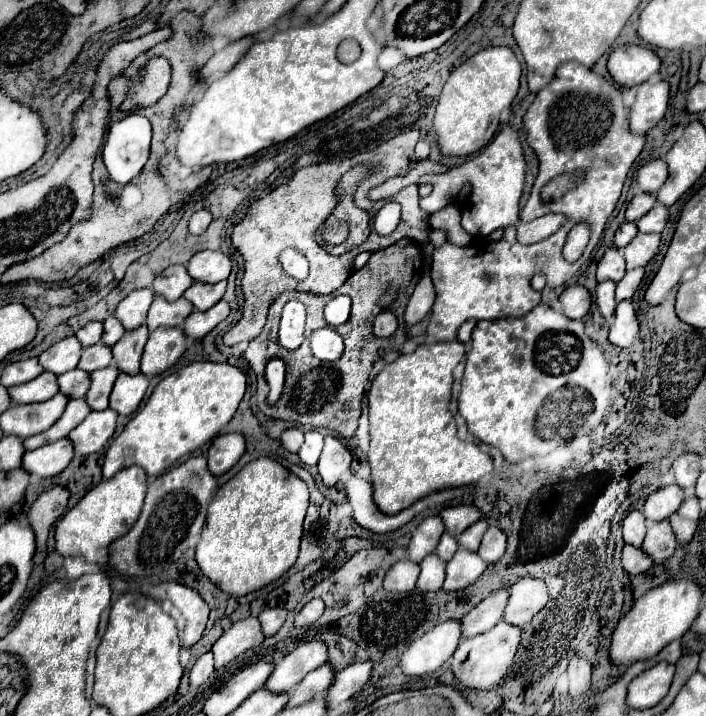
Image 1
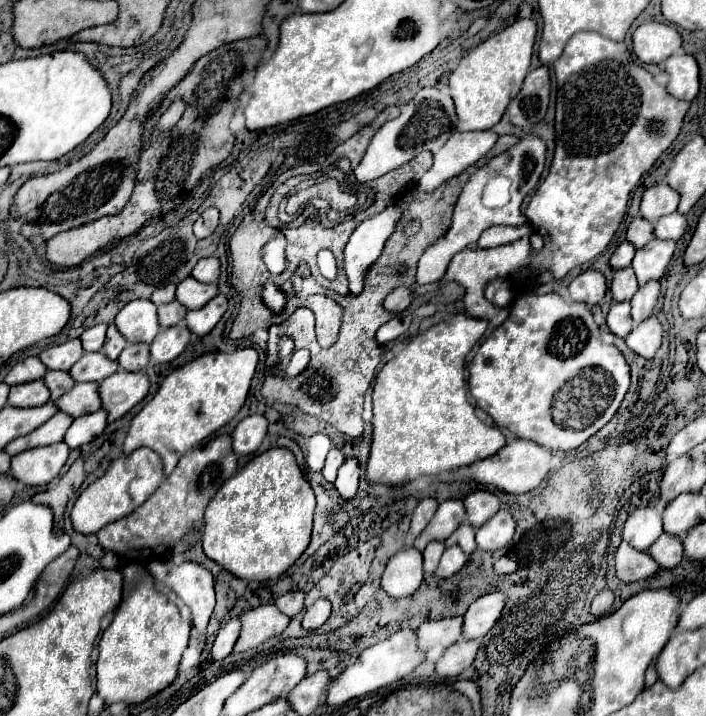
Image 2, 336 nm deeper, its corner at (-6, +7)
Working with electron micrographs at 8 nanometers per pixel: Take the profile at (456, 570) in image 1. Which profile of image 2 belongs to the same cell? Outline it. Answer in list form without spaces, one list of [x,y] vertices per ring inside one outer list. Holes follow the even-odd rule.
[[[448,547],[438,563],[436,575],[438,577],[452,577],[454,573],[458,573],[464,567],[466,561],[468,561],[468,555],[460,547]]]

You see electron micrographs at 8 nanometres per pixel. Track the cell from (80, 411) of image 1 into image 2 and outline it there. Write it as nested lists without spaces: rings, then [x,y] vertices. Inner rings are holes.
[[[56,413],[54,417],[50,417],[44,425],[40,425],[36,431],[32,431],[30,435],[24,435],[24,437],[18,437],[14,439],[4,451],[14,457],[26,449],[32,449],[32,447],[46,447],[46,445],[54,445],[58,441],[62,441],[62,437],[66,435],[70,423],[74,419],[68,417],[66,413]]]

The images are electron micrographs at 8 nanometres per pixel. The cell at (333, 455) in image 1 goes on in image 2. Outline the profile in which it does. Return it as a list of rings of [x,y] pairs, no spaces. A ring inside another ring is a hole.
[[[346,459],[344,465],[340,467],[338,479],[336,479],[336,483],[334,483],[336,491],[340,493],[340,497],[342,497],[344,501],[354,499],[354,495],[356,495],[356,491],[358,491],[358,477],[360,477],[358,461],[356,461],[356,459]]]

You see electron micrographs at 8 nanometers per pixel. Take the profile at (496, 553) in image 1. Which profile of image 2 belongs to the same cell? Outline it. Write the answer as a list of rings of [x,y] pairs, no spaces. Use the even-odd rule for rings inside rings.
[[[500,509],[496,515],[492,515],[476,533],[478,549],[482,551],[496,551],[504,545],[508,545],[514,537],[516,523],[508,509]]]

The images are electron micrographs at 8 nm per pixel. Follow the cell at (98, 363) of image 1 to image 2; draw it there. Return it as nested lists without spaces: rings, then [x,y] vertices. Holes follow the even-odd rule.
[[[84,353],[80,357],[78,363],[74,363],[74,367],[70,369],[70,375],[74,381],[94,381],[100,383],[106,377],[110,377],[112,373],[116,373],[118,363],[116,361],[108,361],[104,357],[104,353]]]

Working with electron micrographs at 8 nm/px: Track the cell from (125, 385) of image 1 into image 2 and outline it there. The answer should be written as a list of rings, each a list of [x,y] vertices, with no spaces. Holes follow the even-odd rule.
[[[118,369],[98,385],[102,409],[108,413],[108,423],[126,415],[148,395],[150,383],[144,373],[128,373]]]

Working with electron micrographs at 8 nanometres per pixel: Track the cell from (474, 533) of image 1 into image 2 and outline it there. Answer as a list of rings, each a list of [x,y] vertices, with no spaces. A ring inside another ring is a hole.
[[[476,489],[468,493],[462,501],[466,507],[466,521],[474,527],[484,525],[500,509],[500,499],[484,489]]]

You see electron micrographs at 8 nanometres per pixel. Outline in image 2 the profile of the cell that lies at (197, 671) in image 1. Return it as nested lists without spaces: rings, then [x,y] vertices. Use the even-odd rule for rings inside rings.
[[[232,617],[232,619],[220,629],[220,633],[218,633],[216,641],[214,641],[214,649],[212,649],[214,659],[224,659],[226,655],[230,655],[230,651],[232,651],[236,639],[238,639],[238,635],[240,635],[240,629],[242,629],[242,625],[240,625],[240,619],[238,619],[238,617]]]

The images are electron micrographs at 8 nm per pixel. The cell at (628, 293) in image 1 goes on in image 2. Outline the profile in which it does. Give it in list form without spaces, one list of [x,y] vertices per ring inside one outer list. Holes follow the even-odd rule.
[[[652,281],[650,285],[644,285],[638,289],[638,293],[632,297],[632,319],[634,323],[642,323],[644,319],[652,317],[654,307],[660,297],[660,283]]]

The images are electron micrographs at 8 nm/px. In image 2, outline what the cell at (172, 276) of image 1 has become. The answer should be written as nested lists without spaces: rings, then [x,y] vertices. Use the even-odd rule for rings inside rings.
[[[166,285],[166,287],[160,287],[152,293],[152,303],[154,305],[162,305],[162,303],[170,303],[174,299],[174,291],[176,291],[176,285]]]

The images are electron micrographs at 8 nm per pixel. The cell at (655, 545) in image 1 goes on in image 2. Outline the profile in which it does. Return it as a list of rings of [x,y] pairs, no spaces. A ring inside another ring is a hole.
[[[662,533],[662,537],[648,551],[660,569],[674,569],[682,561],[682,541],[674,535]]]

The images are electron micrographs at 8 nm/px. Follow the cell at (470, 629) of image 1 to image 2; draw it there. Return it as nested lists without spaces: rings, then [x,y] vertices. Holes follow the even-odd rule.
[[[448,617],[440,621],[426,621],[416,629],[416,641],[422,651],[430,649],[448,649],[460,637],[462,617]]]

